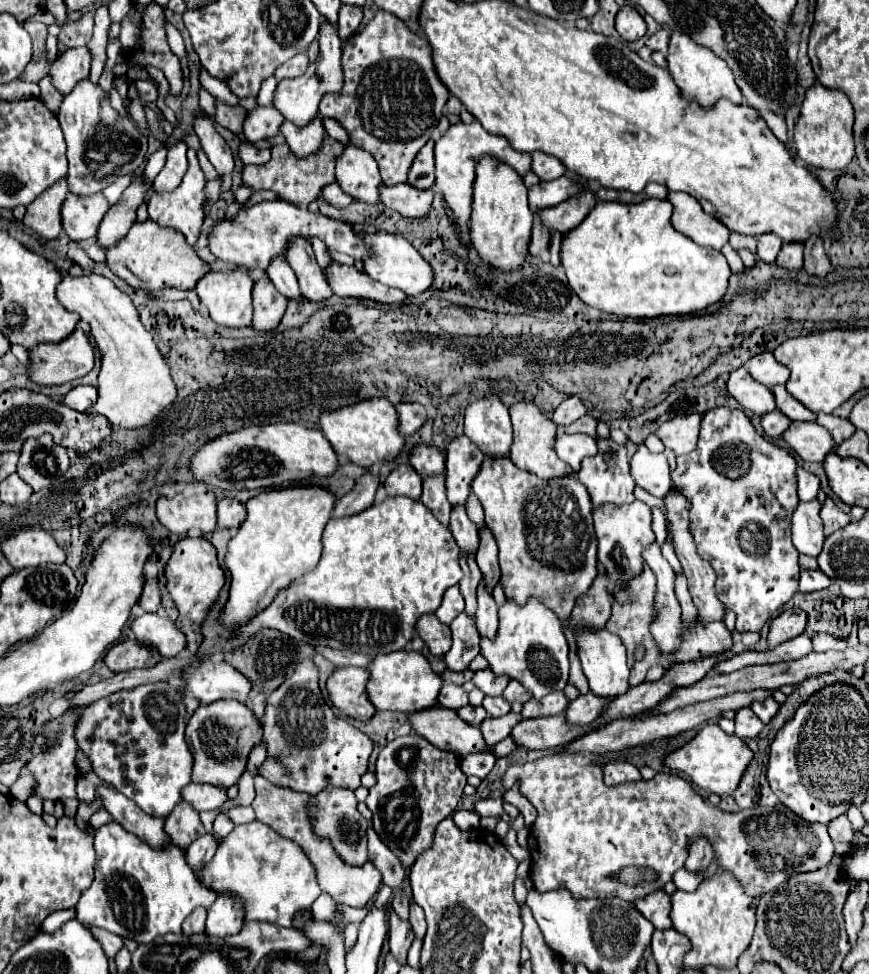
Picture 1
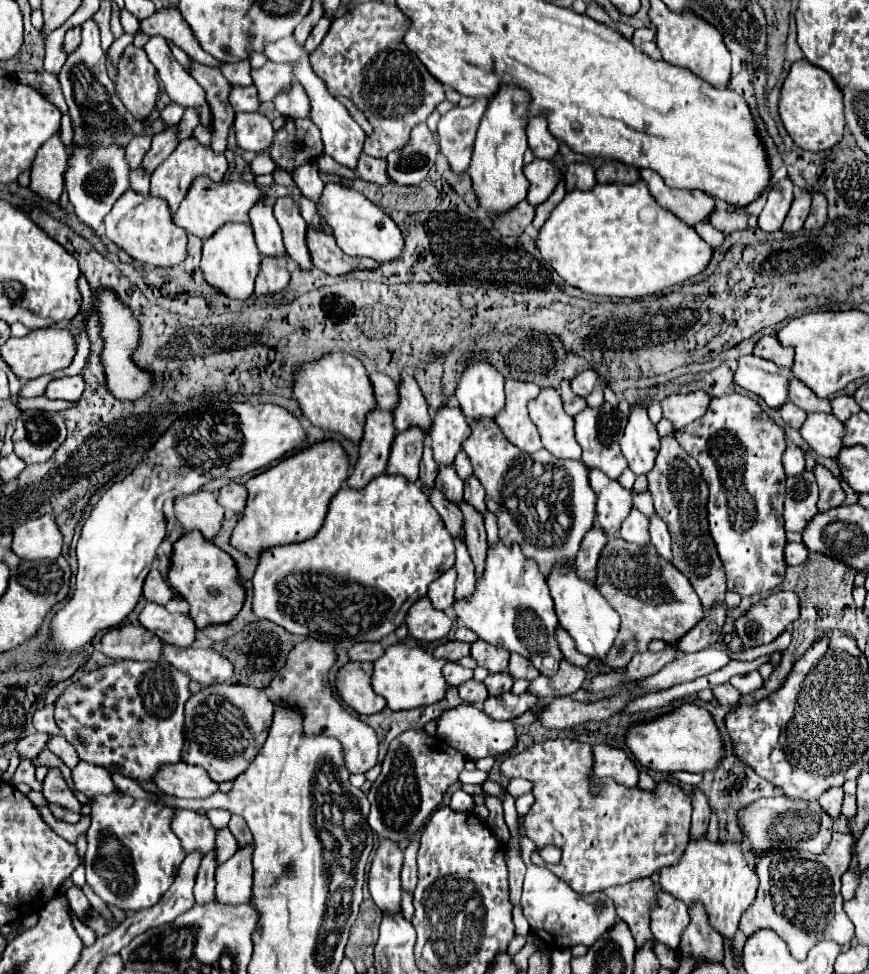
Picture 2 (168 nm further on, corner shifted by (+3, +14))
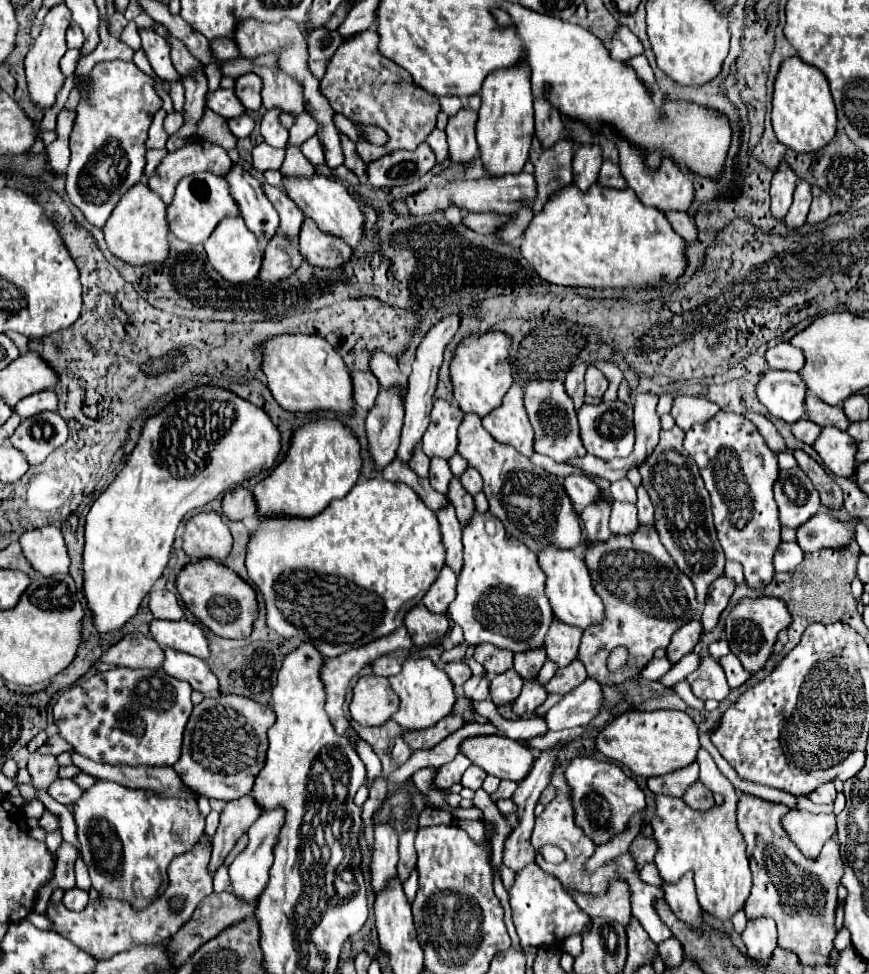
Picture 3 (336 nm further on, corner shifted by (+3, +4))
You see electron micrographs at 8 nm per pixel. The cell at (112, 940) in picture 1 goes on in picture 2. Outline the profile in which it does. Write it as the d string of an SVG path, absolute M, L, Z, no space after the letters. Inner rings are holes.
M72 886L72 888L68 888L64 894L66 894L66 898L68 898L68 904L70 904L70 908L72 908L72 910L78 914L78 918L82 920L82 918L86 916L88 908L90 908L90 902L88 902L88 898L84 896L82 888L78 888L78 886Z

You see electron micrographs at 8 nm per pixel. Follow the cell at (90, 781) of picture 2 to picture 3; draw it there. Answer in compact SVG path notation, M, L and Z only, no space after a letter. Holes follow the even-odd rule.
M60 778L60 780L56 780L56 782L48 788L48 794L50 794L54 800L58 800L60 804L64 804L64 806L72 806L78 798L82 798L84 792L86 792L86 790L80 788L72 778Z

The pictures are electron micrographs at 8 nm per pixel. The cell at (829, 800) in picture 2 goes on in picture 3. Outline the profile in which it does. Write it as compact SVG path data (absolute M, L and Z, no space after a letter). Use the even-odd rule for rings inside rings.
M822 784L822 786L818 786L808 798L814 802L814 804L834 804L834 800L836 800L836 788L834 788L834 784Z

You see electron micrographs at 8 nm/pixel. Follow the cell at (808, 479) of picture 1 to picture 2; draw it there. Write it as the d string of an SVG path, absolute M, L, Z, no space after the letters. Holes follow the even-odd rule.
M788 442L786 450L784 450L784 456L782 456L782 464L784 464L784 470L788 476L796 476L798 472L804 472L804 454L802 450Z

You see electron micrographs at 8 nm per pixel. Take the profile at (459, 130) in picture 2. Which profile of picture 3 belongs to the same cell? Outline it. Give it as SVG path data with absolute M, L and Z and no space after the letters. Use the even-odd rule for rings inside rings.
M462 108L456 116L450 118L446 126L448 146L450 146L450 160L458 164L468 164L478 154L478 144L474 138L474 126L476 126L478 114L470 108Z

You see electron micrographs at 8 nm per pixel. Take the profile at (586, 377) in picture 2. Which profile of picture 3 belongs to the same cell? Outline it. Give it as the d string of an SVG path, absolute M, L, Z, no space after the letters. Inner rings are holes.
M588 366L588 370L586 370L586 394L602 398L606 388L608 388L608 380L602 376L602 372L596 366Z

